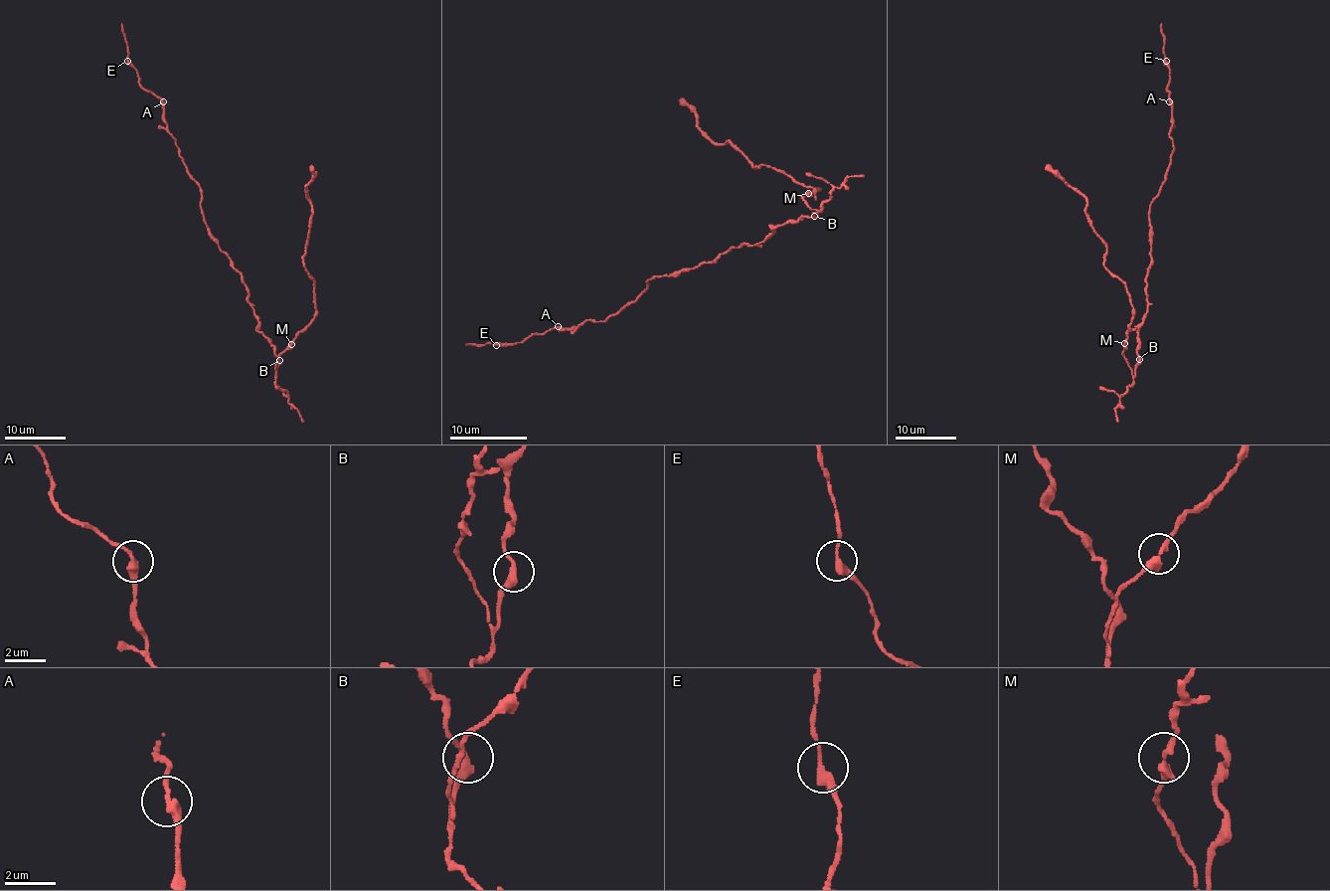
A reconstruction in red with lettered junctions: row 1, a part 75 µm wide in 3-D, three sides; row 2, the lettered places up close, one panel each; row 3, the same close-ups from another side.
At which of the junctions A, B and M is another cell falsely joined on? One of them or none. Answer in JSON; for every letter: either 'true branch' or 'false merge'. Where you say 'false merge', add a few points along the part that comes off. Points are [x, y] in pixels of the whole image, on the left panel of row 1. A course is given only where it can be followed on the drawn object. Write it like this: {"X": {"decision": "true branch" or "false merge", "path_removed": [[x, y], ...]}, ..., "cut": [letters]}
{"A": {"decision": "true branch"}, "B": {"decision": "true branch"}, "M": {"decision": "true branch"}, "cut": []}

